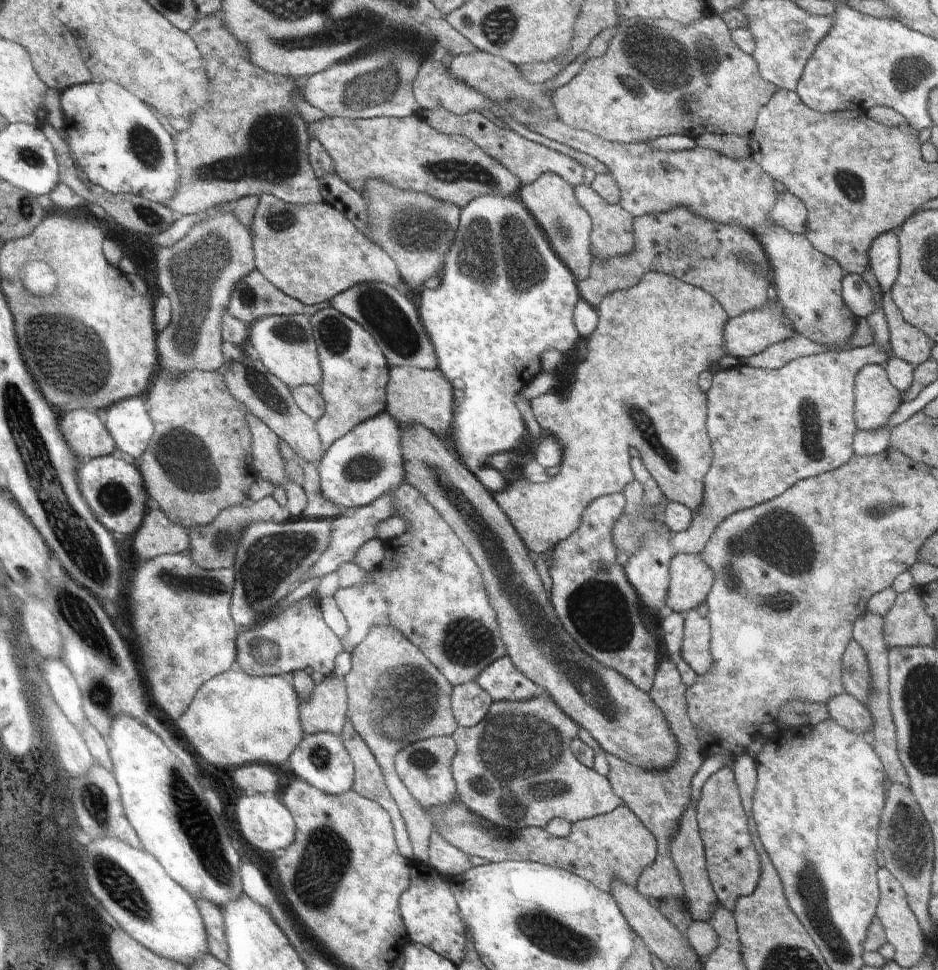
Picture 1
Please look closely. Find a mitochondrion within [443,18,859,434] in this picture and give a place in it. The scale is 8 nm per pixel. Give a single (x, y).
(656, 63)

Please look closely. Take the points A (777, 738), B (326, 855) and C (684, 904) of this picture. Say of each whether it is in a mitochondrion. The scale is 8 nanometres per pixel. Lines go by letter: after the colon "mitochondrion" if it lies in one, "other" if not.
A: other
B: mitochondrion
C: other

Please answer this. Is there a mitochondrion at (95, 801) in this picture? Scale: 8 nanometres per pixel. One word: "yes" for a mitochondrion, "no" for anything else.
yes

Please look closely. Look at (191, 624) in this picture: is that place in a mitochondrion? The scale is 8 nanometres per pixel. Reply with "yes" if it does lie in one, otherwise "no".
no

